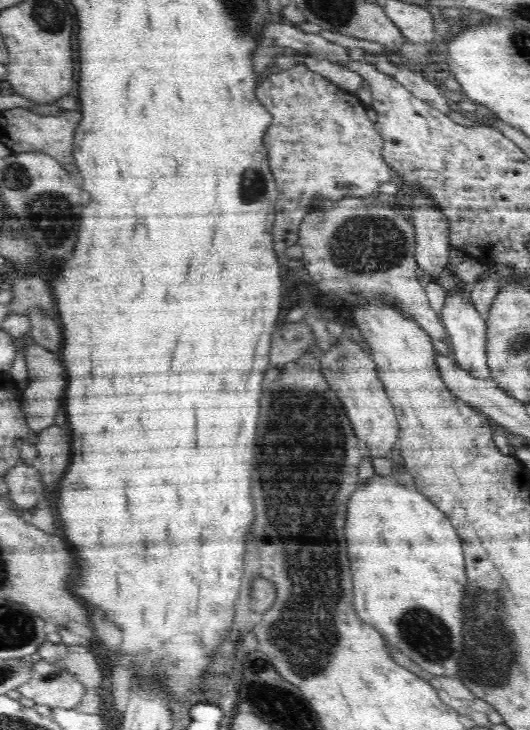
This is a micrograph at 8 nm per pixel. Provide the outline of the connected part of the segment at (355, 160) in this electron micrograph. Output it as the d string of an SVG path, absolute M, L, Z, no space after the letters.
M294 66L292 70L280 74L270 72L270 76L254 91L263 108L272 117L270 126L265 128L264 144L270 154L270 170L276 181L276 218L272 230L273 245L277 256L282 256L290 246L299 241L299 229L304 218L318 210L318 202L338 201L344 197L367 197L378 191L384 182L395 180L392 169L381 156L384 138L376 130L375 123L367 116L367 106L359 98L330 83L321 74L304 66Z

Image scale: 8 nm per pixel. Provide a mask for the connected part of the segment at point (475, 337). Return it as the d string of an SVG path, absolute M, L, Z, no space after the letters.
M452 290L448 300L446 300L446 304L444 304L441 320L448 336L451 338L451 356L456 364L465 371L468 371L474 378L488 380L490 376L485 354L487 319L479 313L471 298L464 296L462 290Z

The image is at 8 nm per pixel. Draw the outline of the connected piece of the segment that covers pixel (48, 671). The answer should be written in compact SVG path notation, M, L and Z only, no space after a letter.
M37 658L31 677L17 690L36 705L46 705L51 709L75 709L88 691L66 668L42 658Z

